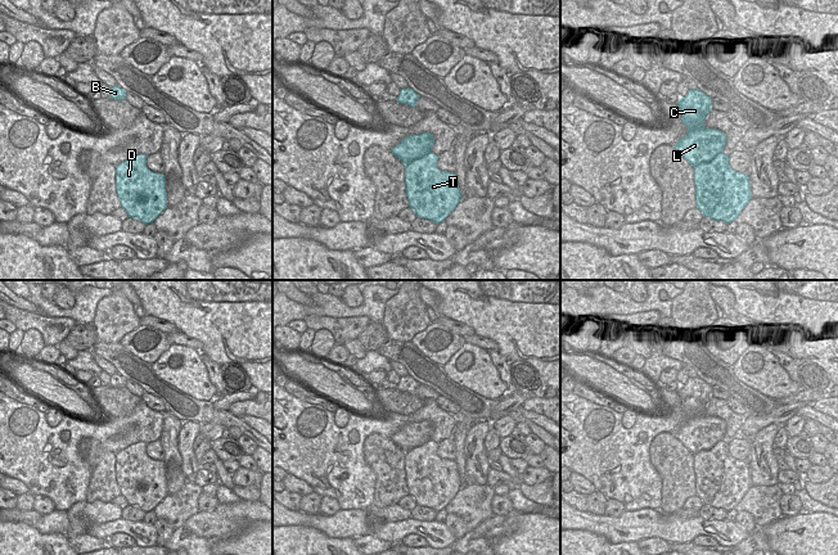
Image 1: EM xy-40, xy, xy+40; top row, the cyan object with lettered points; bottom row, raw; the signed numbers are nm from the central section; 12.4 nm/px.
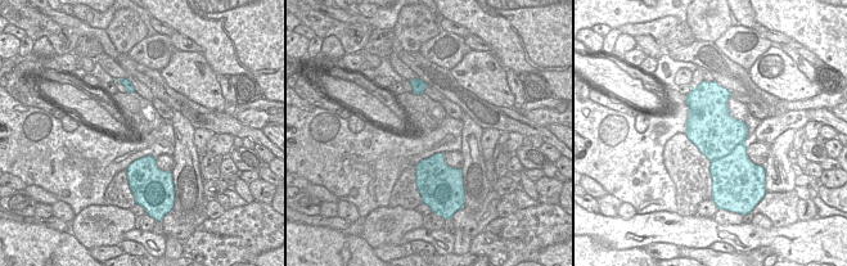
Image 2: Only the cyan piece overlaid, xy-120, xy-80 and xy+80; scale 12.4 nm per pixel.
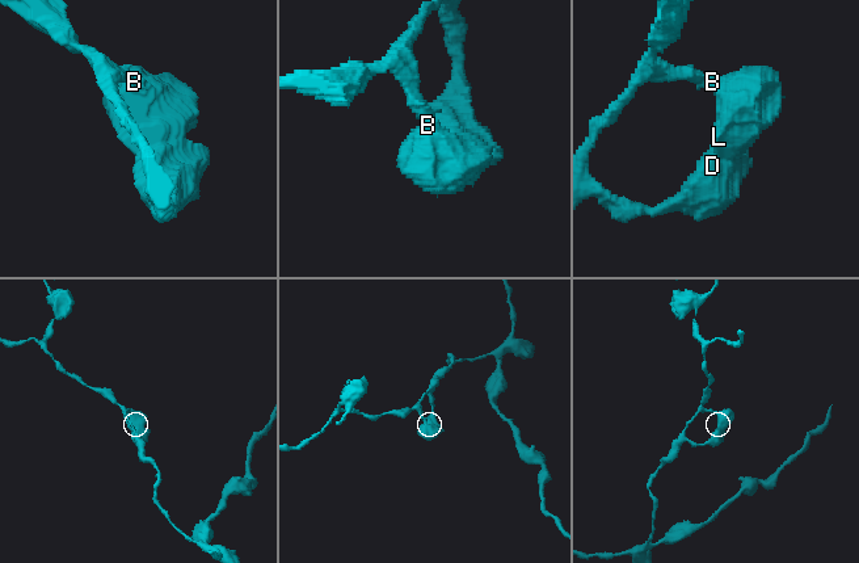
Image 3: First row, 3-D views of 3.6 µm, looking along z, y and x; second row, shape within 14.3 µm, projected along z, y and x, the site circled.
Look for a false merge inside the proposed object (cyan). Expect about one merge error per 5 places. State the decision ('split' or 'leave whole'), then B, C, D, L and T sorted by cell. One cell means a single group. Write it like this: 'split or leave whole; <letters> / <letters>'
leave whole; B C D L T

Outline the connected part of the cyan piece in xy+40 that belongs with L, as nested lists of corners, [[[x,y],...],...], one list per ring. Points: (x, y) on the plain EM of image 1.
[[[697,376],[676,392],[688,421],[673,436],[694,455],[697,496],[704,505],[733,510],[752,486],[751,470],[747,461],[729,454],[729,443],[722,439],[726,423],[704,415],[712,387]]]

